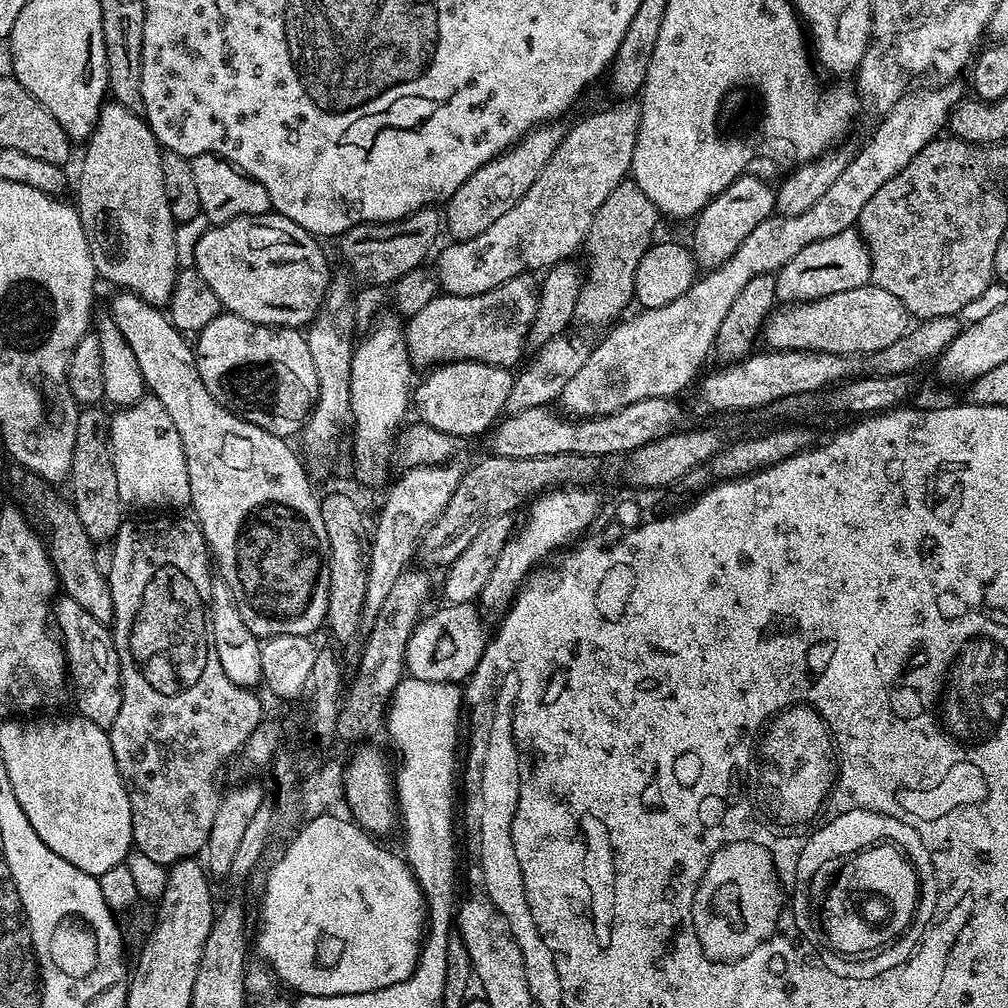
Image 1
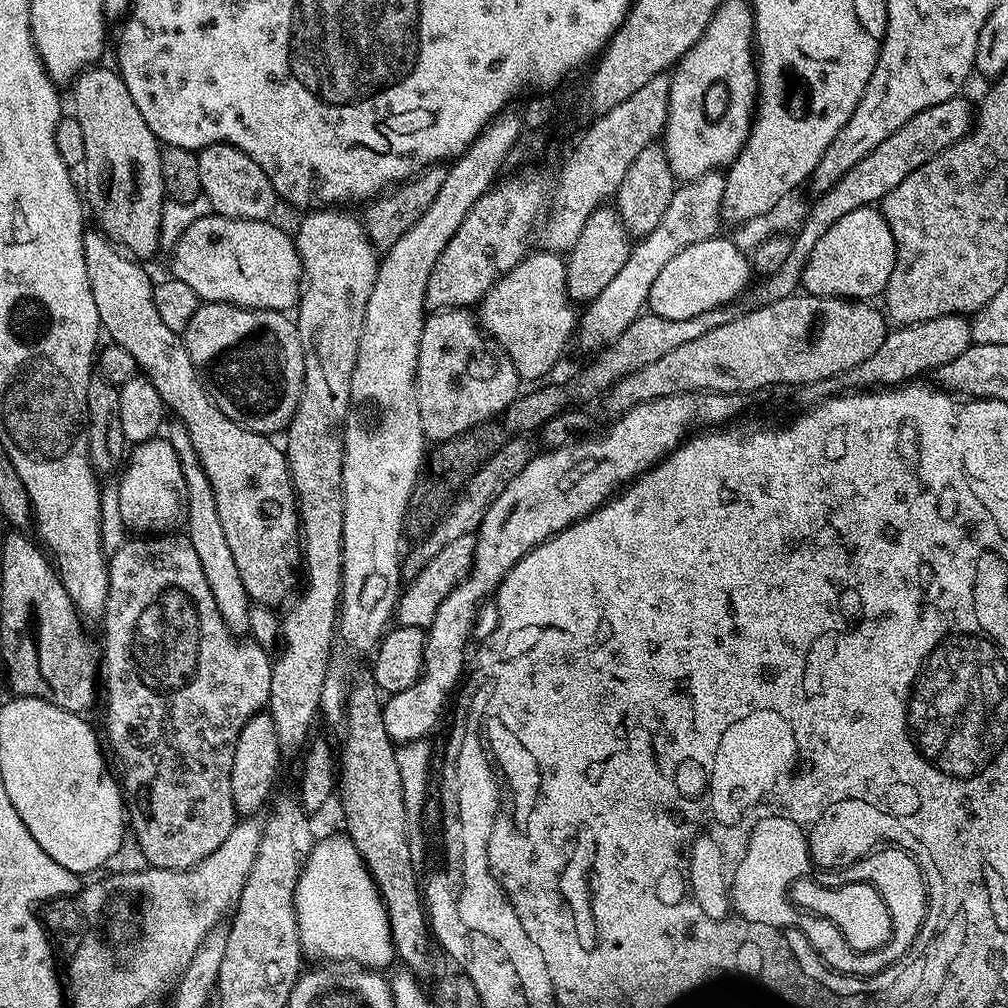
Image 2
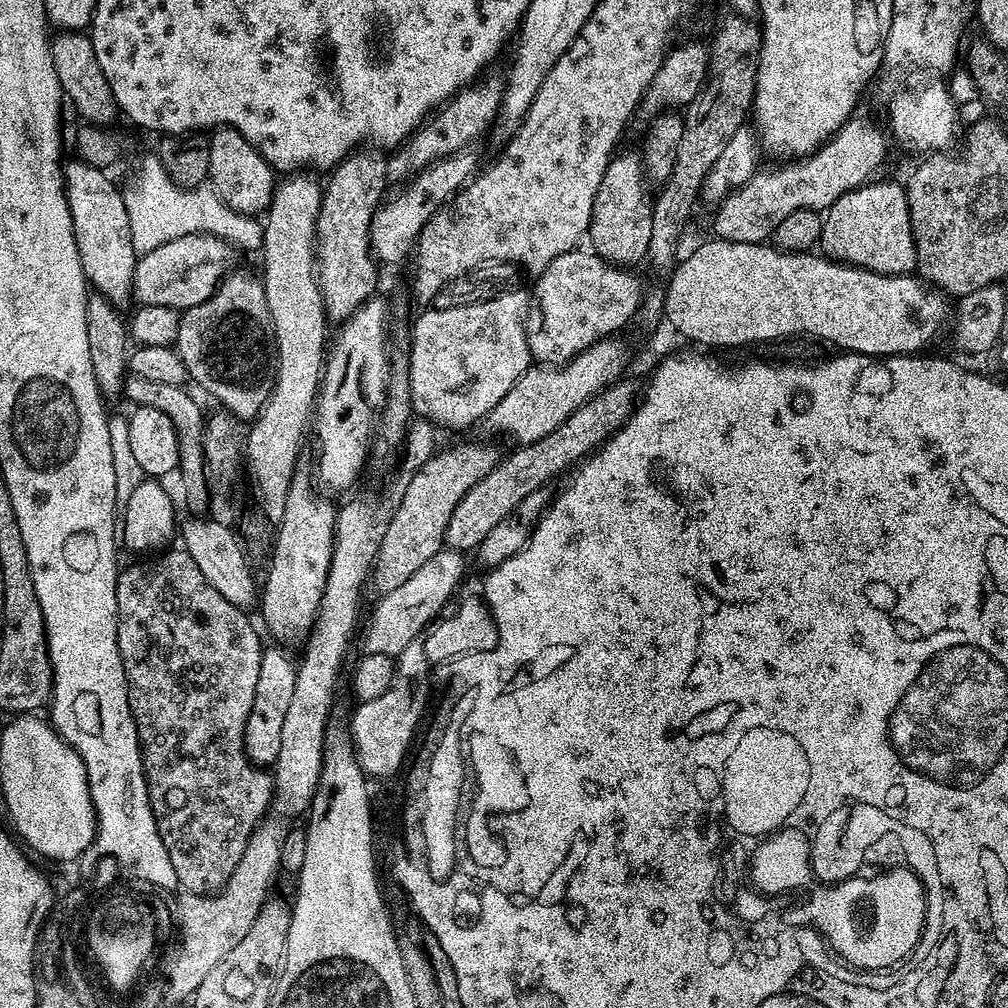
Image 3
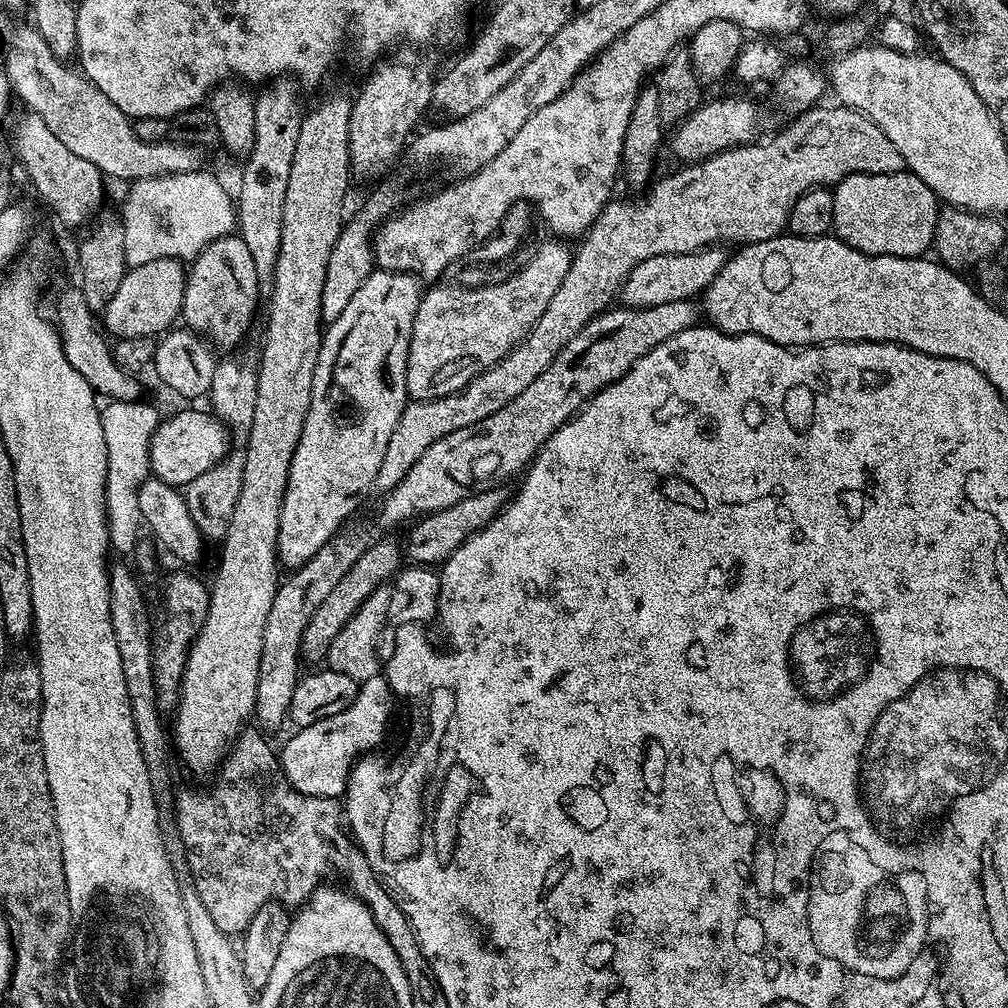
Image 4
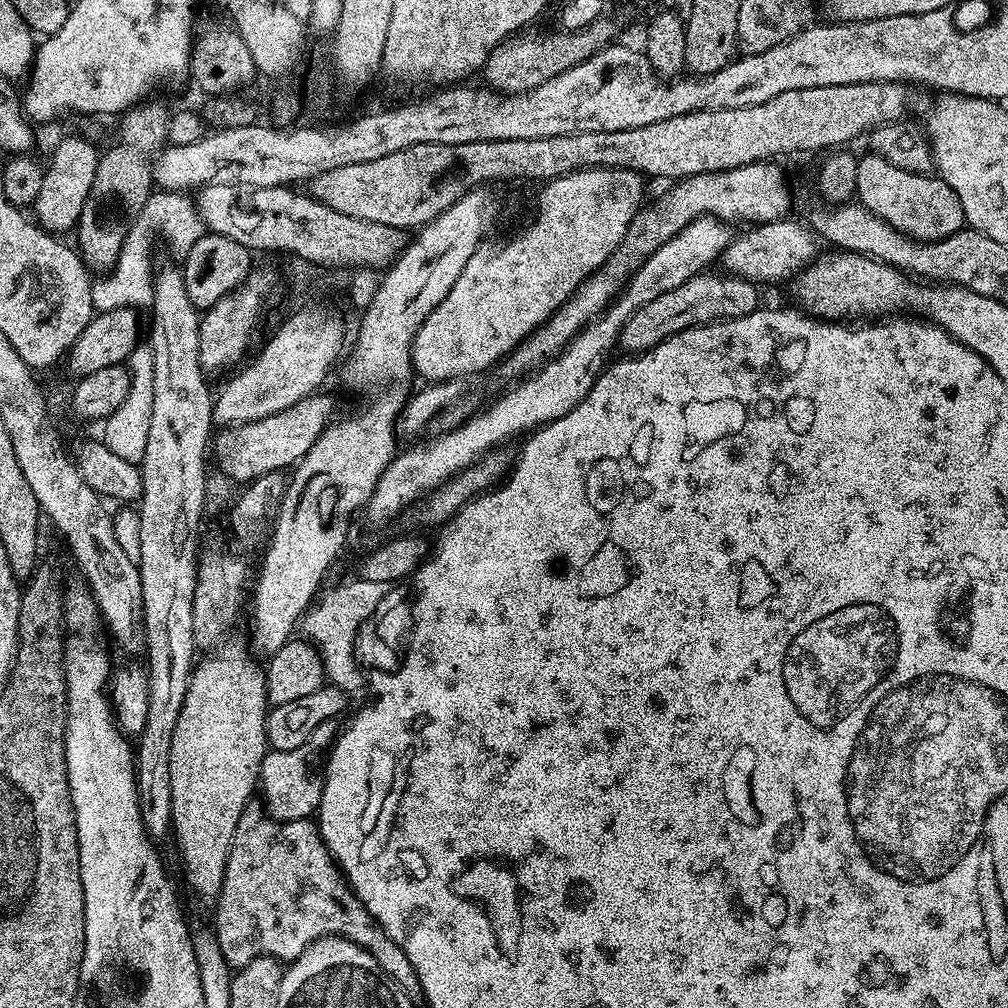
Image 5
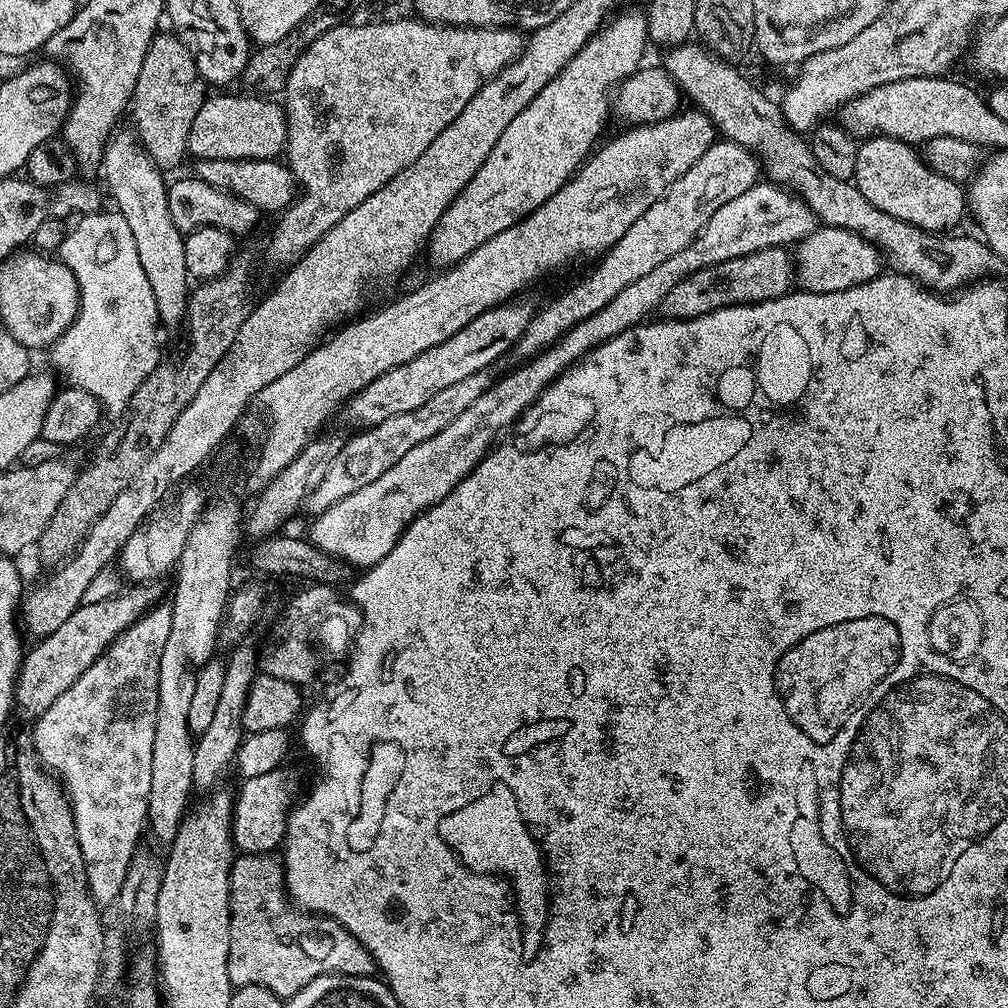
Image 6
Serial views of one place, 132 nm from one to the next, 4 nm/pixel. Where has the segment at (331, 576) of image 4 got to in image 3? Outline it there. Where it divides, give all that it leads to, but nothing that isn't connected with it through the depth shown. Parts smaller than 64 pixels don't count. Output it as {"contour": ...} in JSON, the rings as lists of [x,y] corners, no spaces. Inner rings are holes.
{"contour":[[[284,646],[265,647],[258,668],[258,686],[254,686],[254,706],[250,706],[250,718],[246,718],[244,749],[249,760],[257,766],[275,765],[278,749],[282,747],[282,725],[294,695],[294,682],[298,667],[294,656]]]}

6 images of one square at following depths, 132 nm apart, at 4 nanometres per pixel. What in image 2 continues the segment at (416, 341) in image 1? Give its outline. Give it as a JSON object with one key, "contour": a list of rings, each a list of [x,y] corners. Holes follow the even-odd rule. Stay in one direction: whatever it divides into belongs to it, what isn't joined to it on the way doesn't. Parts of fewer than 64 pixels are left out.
{"contour":[[[532,250],[480,299],[478,323],[508,357],[521,381],[540,380],[560,360],[578,332],[578,308],[566,290],[566,260],[559,252]]]}

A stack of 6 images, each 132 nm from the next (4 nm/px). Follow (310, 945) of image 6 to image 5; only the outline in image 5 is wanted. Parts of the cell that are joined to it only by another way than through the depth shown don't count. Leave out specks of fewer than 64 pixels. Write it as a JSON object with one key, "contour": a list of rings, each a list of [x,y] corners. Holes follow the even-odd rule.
{"contour":[[[249,802],[244,807],[238,830],[234,834],[234,842],[230,846],[222,890],[214,901],[216,944],[222,950],[229,968],[239,970],[254,958],[263,955],[272,956],[281,962],[291,962],[323,936],[344,936],[365,948],[378,962],[378,966],[382,966],[382,970],[386,970],[386,974],[394,978],[394,982],[409,996],[413,1005],[423,1005],[424,991],[418,982],[414,966],[410,966],[410,958],[406,958],[402,946],[398,946],[398,942],[394,942],[394,938],[390,938],[390,934],[382,930],[382,926],[356,896],[351,883],[345,880],[340,871],[340,865],[332,859],[330,850],[325,846],[319,827],[311,819],[283,822],[274,820],[257,804]]]}

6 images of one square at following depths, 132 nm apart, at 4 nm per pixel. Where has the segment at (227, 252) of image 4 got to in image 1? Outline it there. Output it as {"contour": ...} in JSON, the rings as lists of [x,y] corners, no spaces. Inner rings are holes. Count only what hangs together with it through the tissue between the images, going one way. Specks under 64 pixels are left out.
{"contour":[[[224,310],[195,337],[194,351],[196,369],[214,402],[275,436],[292,438],[303,429],[318,398],[318,373],[314,371],[314,358],[310,358],[307,335],[301,329],[255,324]]]}

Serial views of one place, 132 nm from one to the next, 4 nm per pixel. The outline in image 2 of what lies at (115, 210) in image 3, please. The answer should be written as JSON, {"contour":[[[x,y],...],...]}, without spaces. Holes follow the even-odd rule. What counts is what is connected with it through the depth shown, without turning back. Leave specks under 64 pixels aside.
{"contour":[[[85,231],[82,250],[86,258],[86,278],[90,282],[90,290],[94,290],[94,306],[98,306],[101,329],[111,343],[122,346],[122,350],[130,353],[137,369],[148,377],[154,390],[158,390],[165,409],[175,419],[181,420],[186,430],[190,430],[190,440],[194,442],[194,450],[198,450],[202,470],[206,470],[210,486],[214,486],[218,518],[222,518],[222,530],[226,534],[227,544],[230,545],[230,554],[234,554],[234,562],[238,562],[238,574],[242,574],[242,586],[246,586],[249,599],[257,605],[283,605],[297,591],[298,573],[302,568],[300,513],[296,506],[296,492],[292,488],[287,455],[282,451],[281,445],[279,448],[278,445],[271,444],[268,441],[271,439],[265,433],[249,432],[241,424],[222,414],[190,362],[183,335],[170,330],[170,326],[166,326],[166,322],[162,322],[159,317],[158,306],[154,306],[154,280],[148,277],[147,270],[140,265],[143,263],[121,251],[104,232],[93,231]]]}

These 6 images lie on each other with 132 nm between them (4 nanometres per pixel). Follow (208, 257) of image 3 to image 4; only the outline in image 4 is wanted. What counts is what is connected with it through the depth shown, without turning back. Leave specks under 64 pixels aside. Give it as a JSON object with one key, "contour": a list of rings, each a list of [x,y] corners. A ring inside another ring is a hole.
{"contour":[[[158,258],[137,268],[129,267],[122,278],[122,283],[118,285],[118,290],[114,290],[114,298],[110,298],[110,302],[104,307],[103,331],[109,337],[121,340],[143,336],[156,338],[169,331],[180,316],[185,279],[185,265],[170,258]]]}

